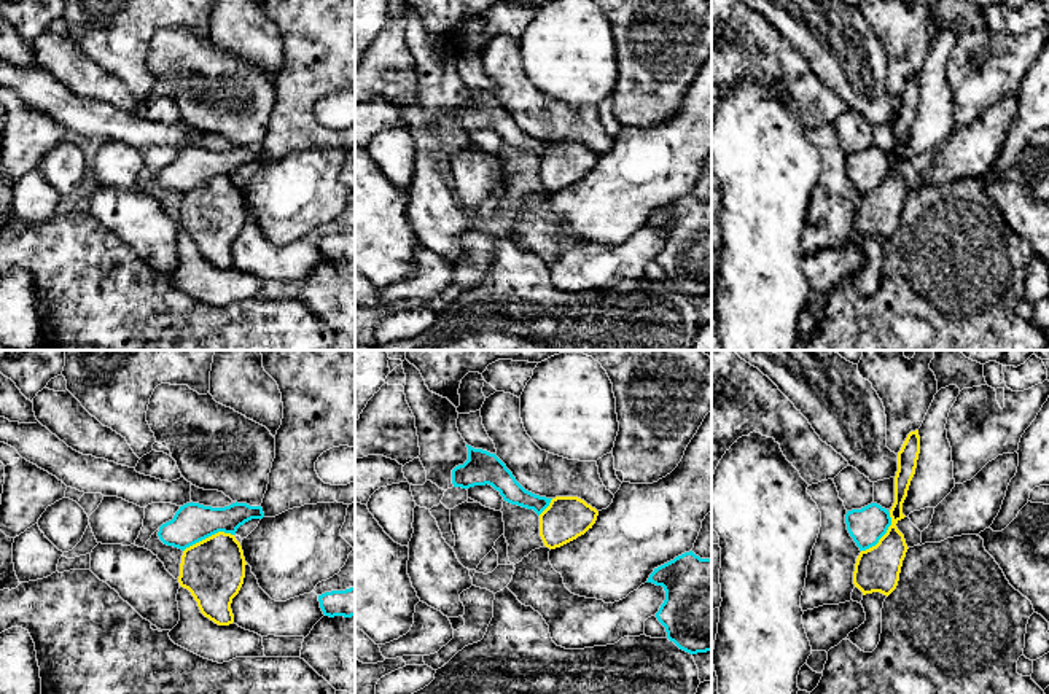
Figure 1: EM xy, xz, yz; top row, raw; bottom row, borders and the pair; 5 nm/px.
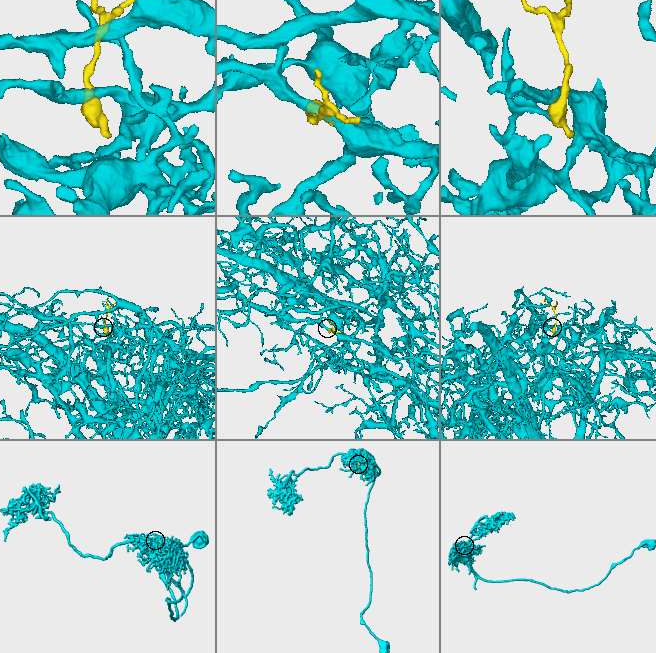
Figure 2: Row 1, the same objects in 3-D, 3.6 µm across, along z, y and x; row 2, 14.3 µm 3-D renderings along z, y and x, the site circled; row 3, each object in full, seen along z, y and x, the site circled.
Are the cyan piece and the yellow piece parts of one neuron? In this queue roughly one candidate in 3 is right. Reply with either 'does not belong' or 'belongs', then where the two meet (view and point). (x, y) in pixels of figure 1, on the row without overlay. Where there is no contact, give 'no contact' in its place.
does not belong | xy (207, 180)

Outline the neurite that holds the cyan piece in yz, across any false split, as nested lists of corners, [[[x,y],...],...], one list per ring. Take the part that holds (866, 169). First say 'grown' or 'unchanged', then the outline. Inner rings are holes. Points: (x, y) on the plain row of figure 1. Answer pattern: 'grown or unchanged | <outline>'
unchanged | [[[871,146],[861,153],[847,154],[845,167],[860,194],[866,194],[875,189],[887,177],[891,169],[891,161],[888,153]]]

